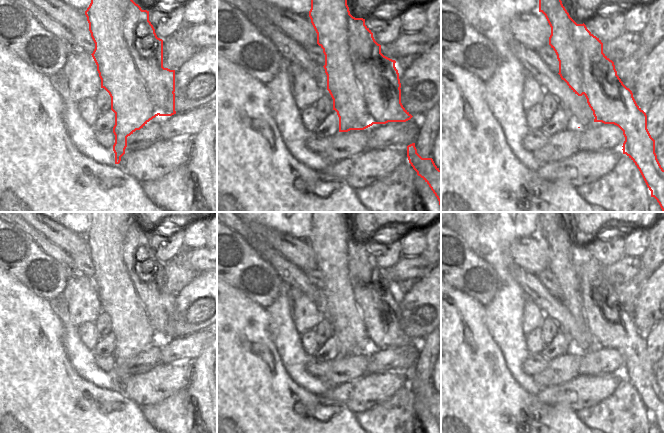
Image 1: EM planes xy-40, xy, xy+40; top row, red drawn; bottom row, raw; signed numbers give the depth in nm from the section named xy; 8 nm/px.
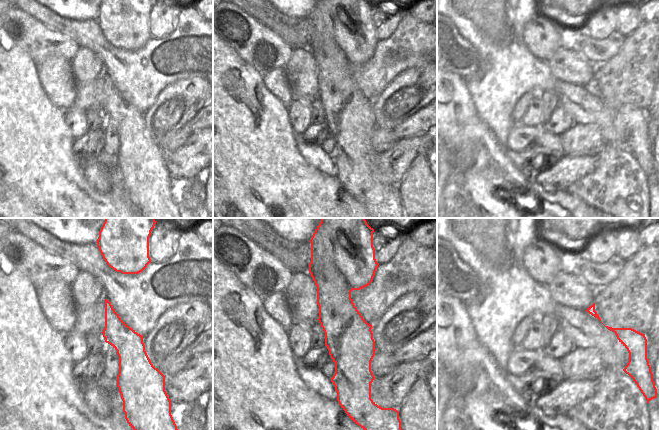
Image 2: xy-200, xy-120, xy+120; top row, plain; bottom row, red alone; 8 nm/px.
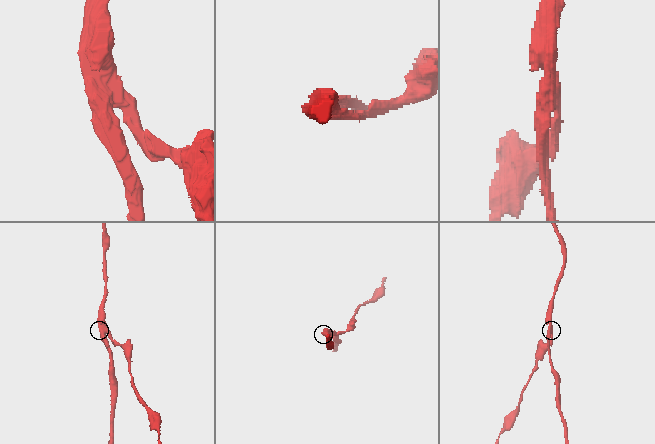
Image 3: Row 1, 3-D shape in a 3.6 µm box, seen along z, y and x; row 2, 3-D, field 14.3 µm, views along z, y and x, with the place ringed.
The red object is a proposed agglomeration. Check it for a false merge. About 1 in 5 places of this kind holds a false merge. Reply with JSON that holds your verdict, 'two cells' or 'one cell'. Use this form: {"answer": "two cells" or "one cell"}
{"answer": "two cells"}

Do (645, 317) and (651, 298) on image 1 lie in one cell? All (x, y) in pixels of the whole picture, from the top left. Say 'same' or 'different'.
same

